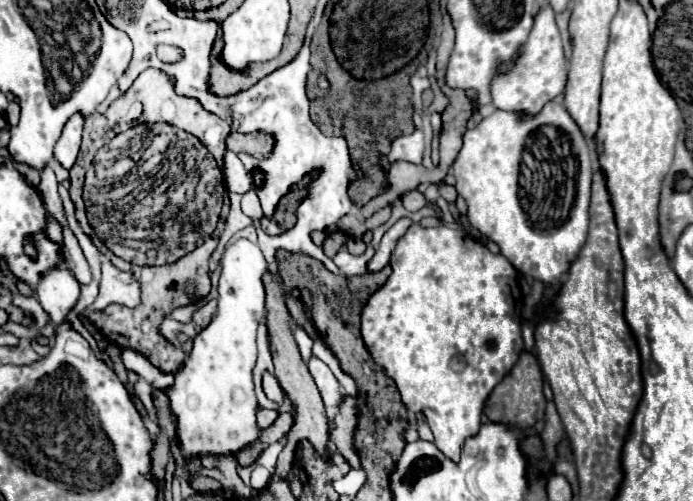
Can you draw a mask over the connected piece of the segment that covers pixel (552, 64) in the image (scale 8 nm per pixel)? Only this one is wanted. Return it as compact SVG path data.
M545 5L541 13L535 17L535 25L529 33L527 43L523 45L521 53L513 61L513 65L495 75L491 81L491 99L493 107L501 111L513 111L521 117L535 117L545 103L553 101L557 95L565 91L567 83L567 59L563 55L561 35L555 23L555 13Z

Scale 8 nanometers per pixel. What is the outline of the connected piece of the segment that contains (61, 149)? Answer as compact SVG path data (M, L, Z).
M75 113L69 117L69 121L63 127L63 133L55 145L55 159L65 167L71 169L77 153L79 153L79 145L81 145L81 133L83 133L83 123L85 117L81 113Z

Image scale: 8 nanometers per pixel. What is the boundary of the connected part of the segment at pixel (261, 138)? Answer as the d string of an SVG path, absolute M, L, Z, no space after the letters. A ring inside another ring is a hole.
M265 131L249 133L239 143L241 151L247 153L247 155L251 155L251 157L255 157L255 159L269 157L271 151L273 151L273 145L275 145L275 137L271 133L265 133Z

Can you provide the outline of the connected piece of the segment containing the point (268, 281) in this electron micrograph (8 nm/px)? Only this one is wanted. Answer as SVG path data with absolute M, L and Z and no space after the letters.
M265 271L265 275L263 275L263 285L265 285L265 293L267 293L267 299L265 299L267 331L269 331L269 337L271 337L275 377L279 379L281 387L285 389L285 393L289 395L289 399L295 405L295 425L293 425L291 433L287 435L287 443L291 445L291 439L297 439L297 441L309 439L315 445L315 449L319 451L319 455L327 457L329 455L329 419L325 415L325 407L323 407L323 401L319 397L317 385L315 385L307 365L303 363L299 349L297 349L297 343L293 339L291 327L289 327L291 317L289 317L289 311L287 311L287 305L285 305L285 299L283 299L283 289L279 287L279 283L275 281L275 277L269 271Z

